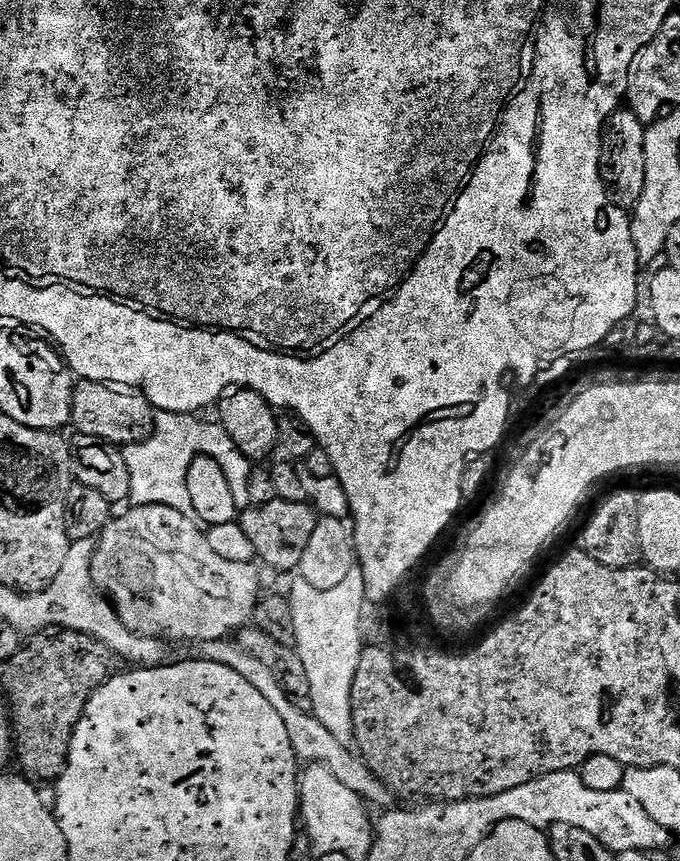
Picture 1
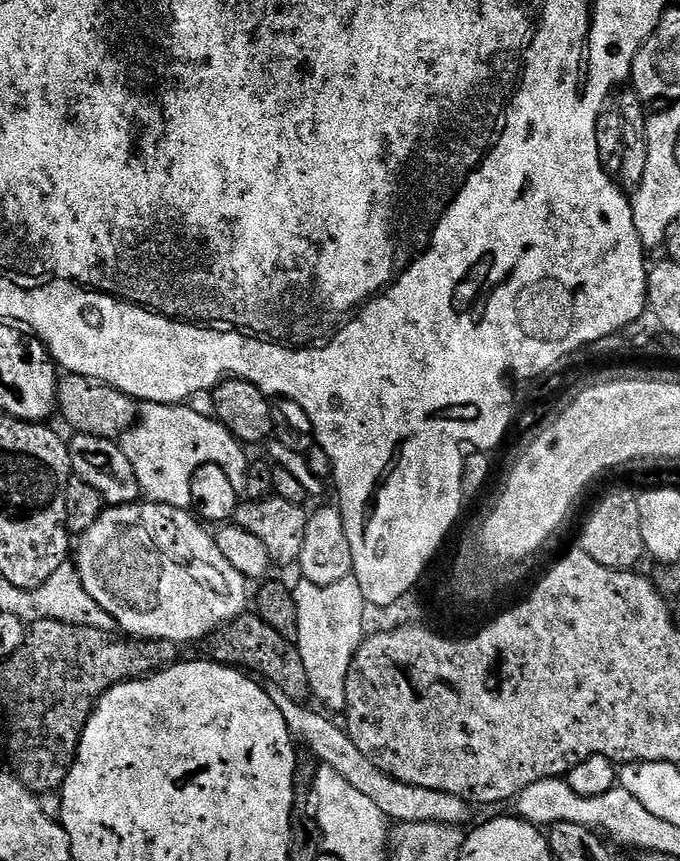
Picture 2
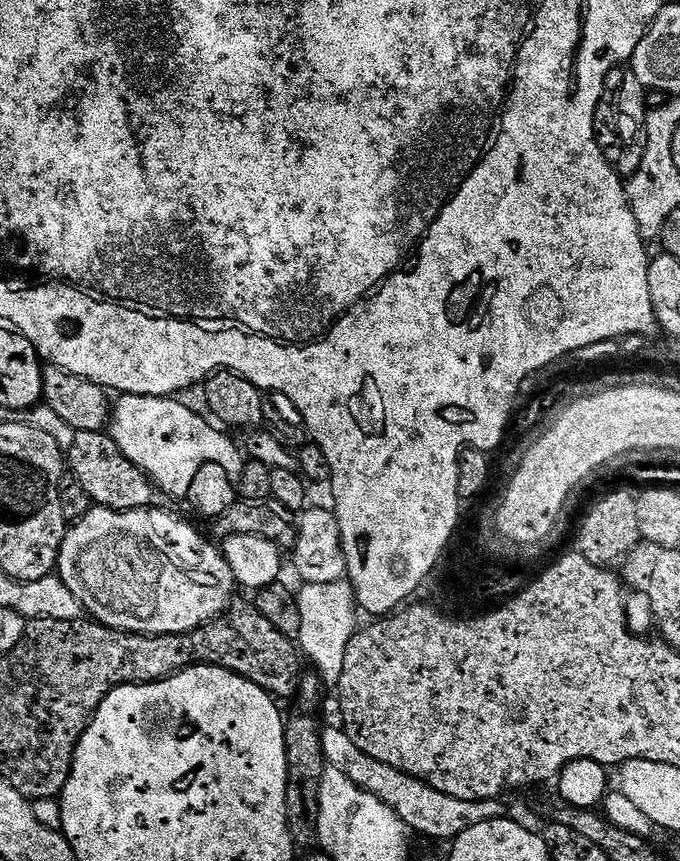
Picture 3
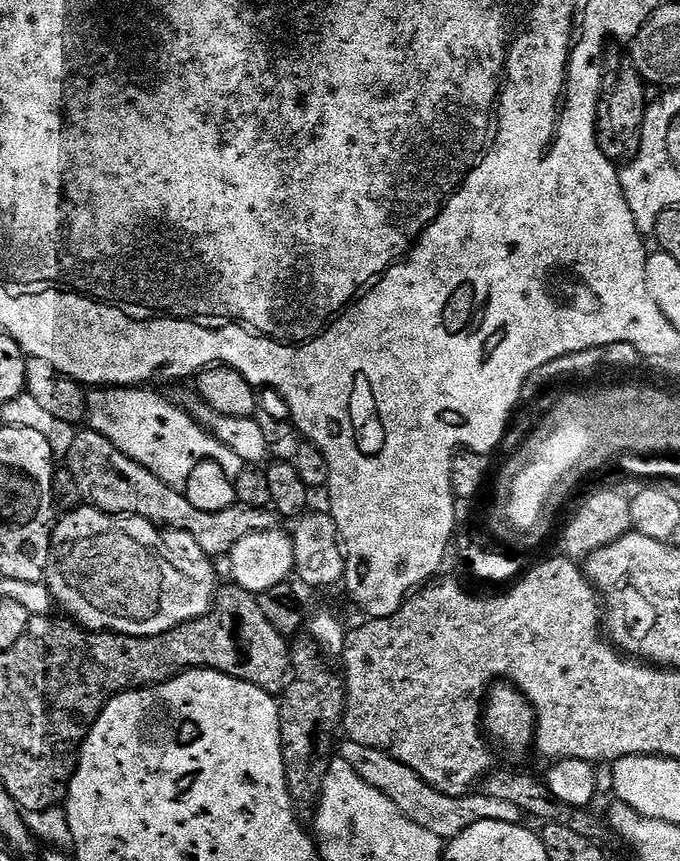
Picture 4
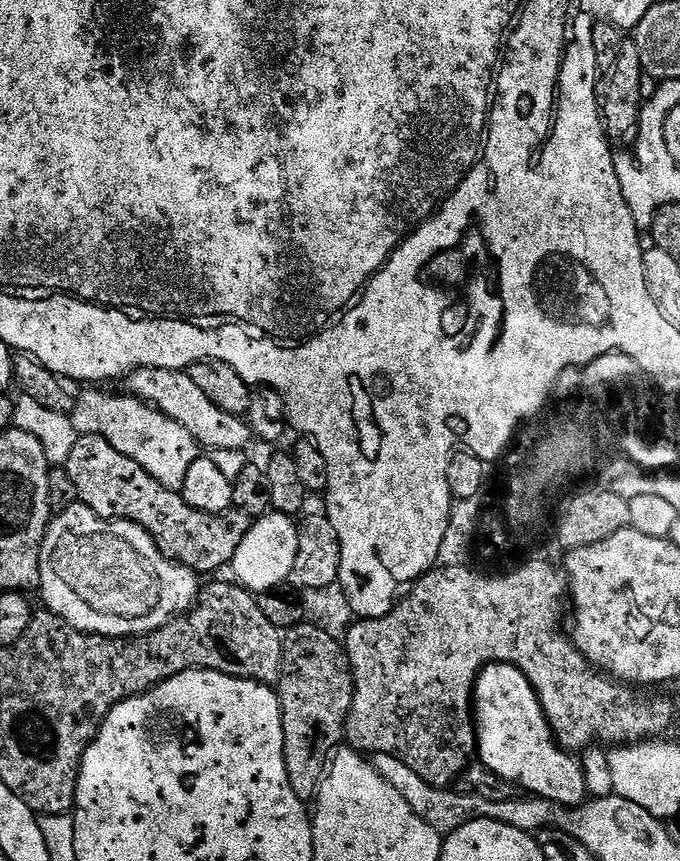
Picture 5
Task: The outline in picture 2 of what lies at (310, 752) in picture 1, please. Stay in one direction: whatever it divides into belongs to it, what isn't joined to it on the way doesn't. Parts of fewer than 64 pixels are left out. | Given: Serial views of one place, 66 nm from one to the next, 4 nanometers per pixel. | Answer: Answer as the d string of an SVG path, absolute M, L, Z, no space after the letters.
M273 684L267 685L268 693L271 700L282 711L282 716L286 720L288 728L291 730L293 737L302 740L317 757L314 757L321 765L332 768L336 773L341 774L350 786L366 794L378 810L387 816L389 821L399 822L402 824L413 824L414 822L434 822L435 824L455 824L457 826L467 825L468 811L470 805L468 801L458 798L454 794L446 794L442 790L426 790L422 786L410 786L406 782L398 782L390 778L362 750L358 749L352 739L349 738L347 731L332 722L325 713L314 712L306 707L303 703L288 698L278 686Z

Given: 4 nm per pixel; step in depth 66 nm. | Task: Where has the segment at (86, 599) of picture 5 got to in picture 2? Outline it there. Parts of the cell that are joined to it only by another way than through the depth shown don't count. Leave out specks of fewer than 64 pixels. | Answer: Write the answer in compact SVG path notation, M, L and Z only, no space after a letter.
M137 502L105 507L100 517L82 533L79 533L74 544L74 565L82 586L98 606L106 610L116 620L117 629L125 628L132 638L145 640L169 640L178 646L185 646L191 640L203 641L212 635L223 624L229 624L245 615L250 604L249 581L230 562L220 560L220 568L212 564L212 568L200 568L200 564L184 564L184 560L168 560L168 556L160 556L160 548L156 548L156 540L211 540L213 533L207 527L196 532L198 519L192 524L192 536L184 532L188 528L191 511L180 509L175 503L154 504Z

